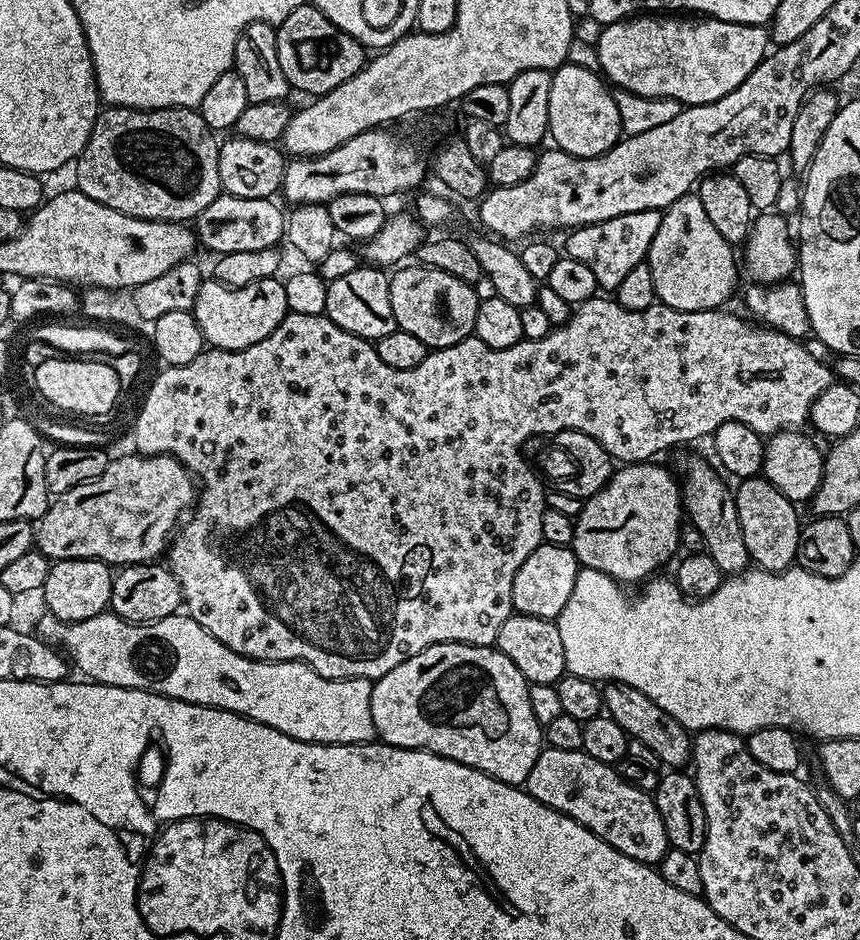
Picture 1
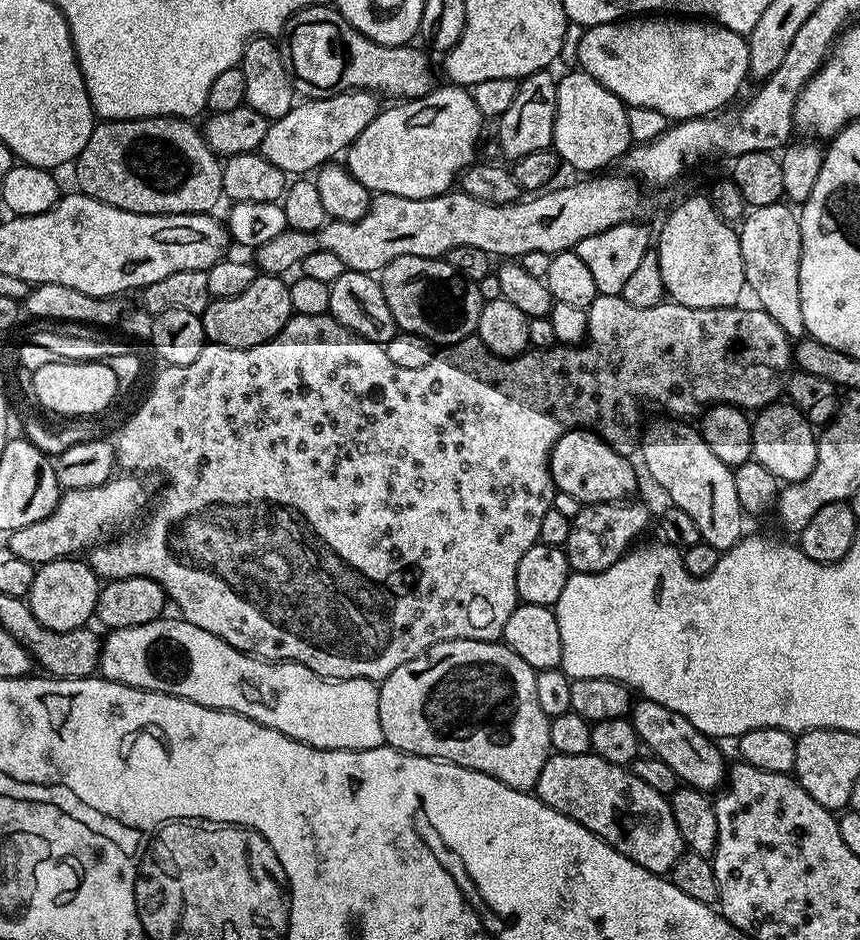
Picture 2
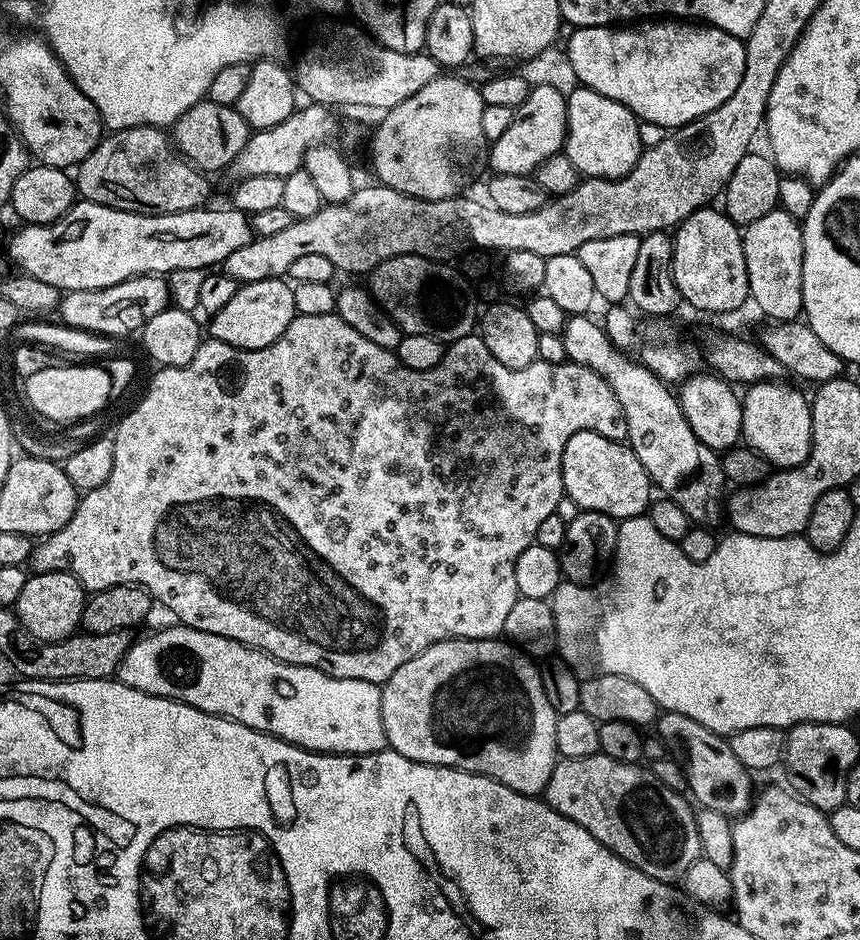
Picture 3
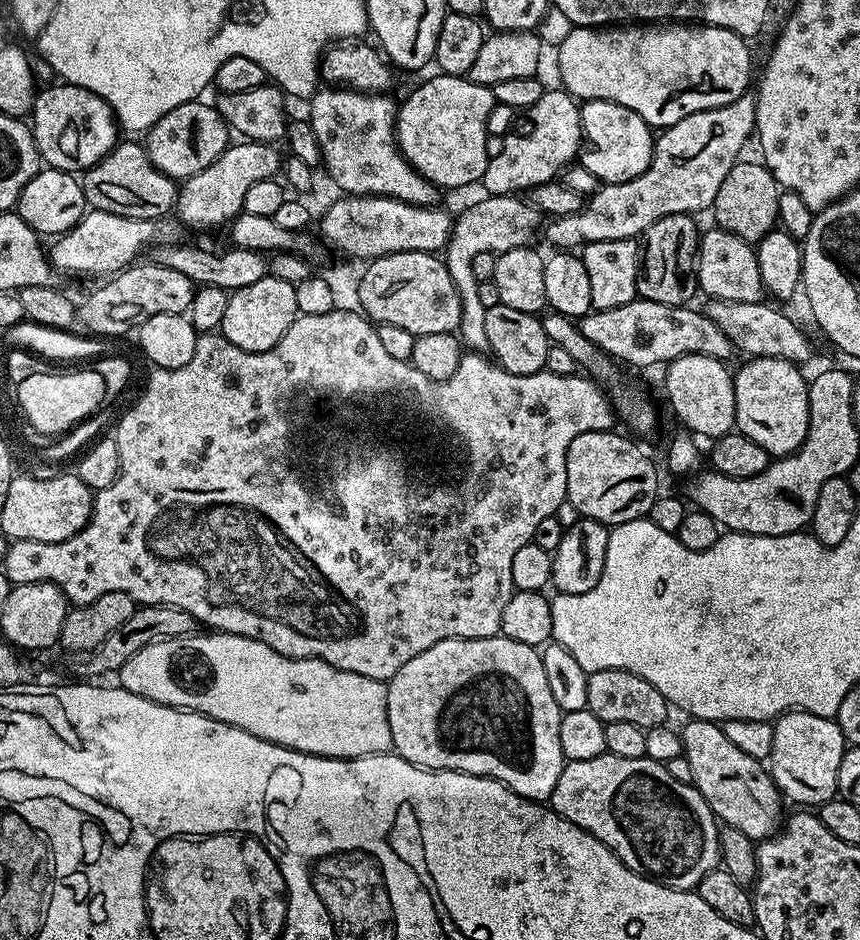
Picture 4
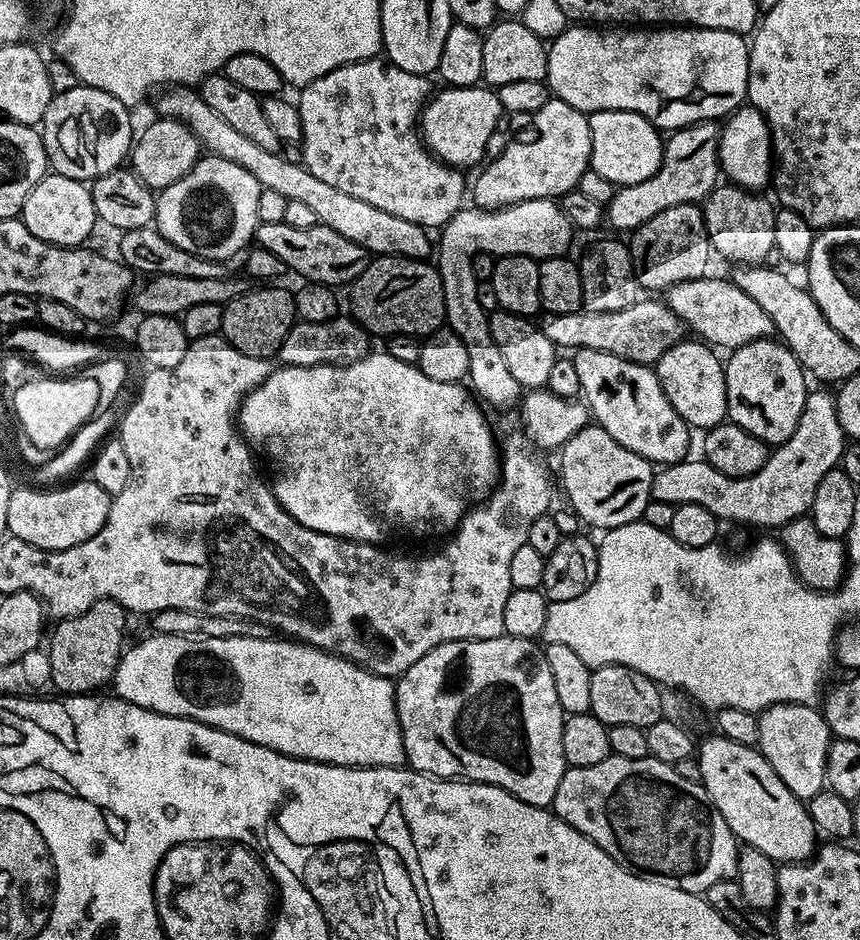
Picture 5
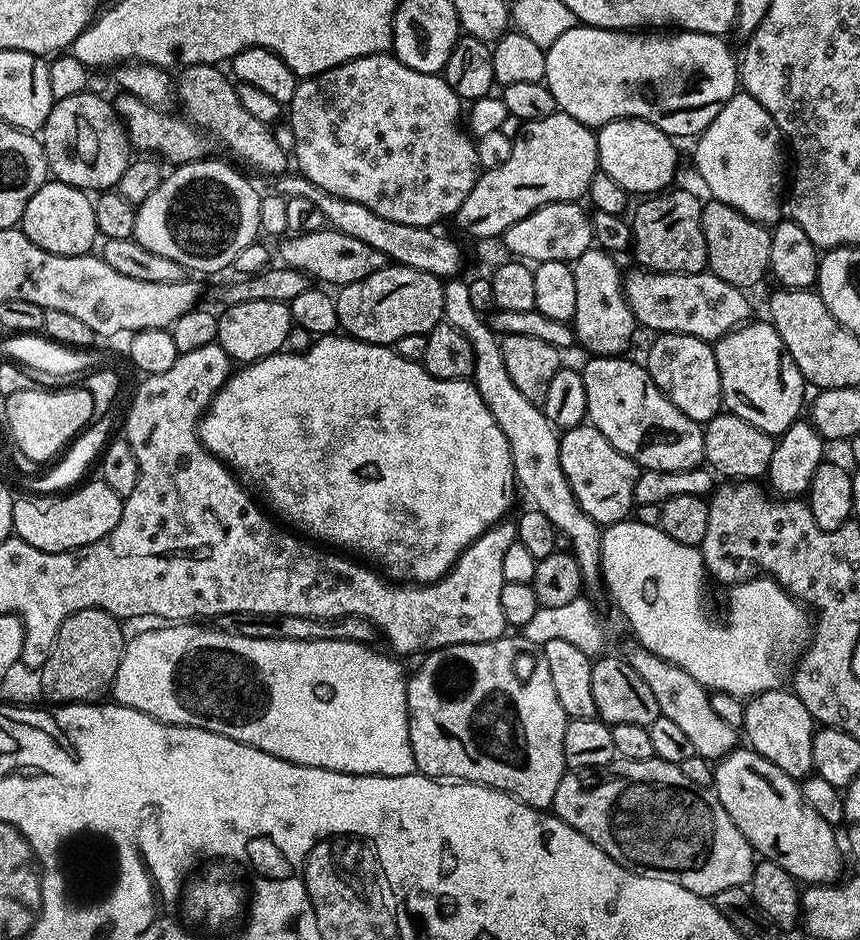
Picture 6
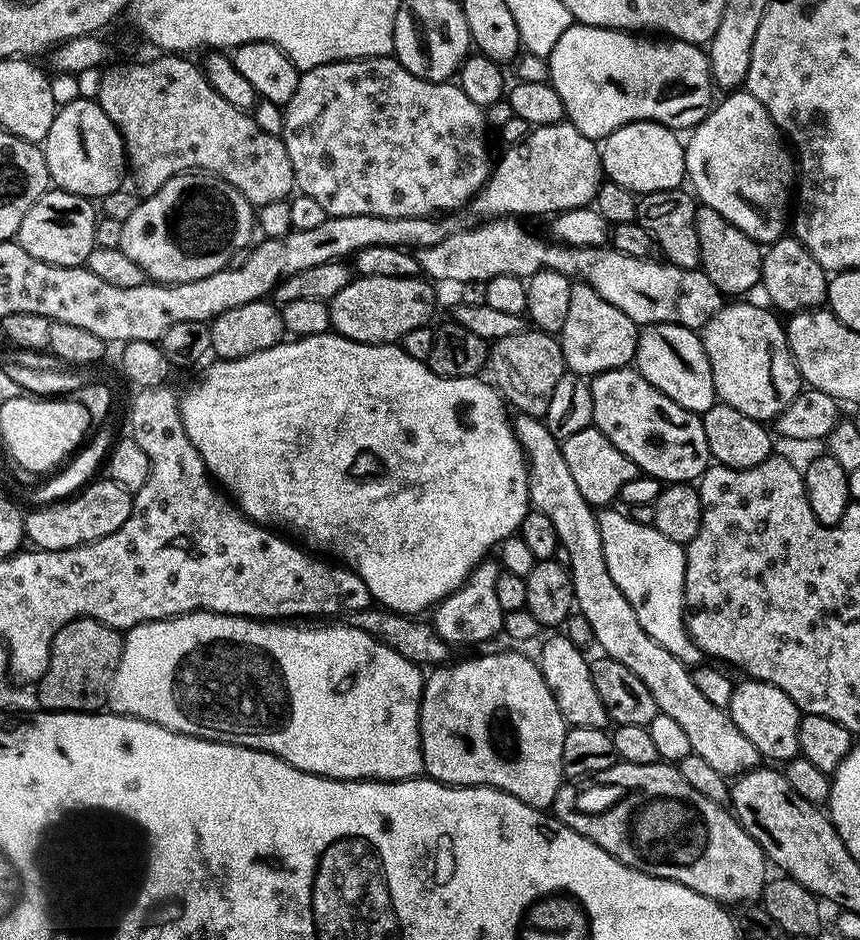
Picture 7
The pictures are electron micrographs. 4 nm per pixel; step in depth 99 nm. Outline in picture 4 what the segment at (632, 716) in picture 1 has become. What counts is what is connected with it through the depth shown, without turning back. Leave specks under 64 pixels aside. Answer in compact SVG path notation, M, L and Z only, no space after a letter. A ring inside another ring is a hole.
M693 719L687 723L685 728L679 729L680 740L684 743L683 756L686 762L690 762L690 770L694 773L692 783L702 798L706 798L717 821L729 828L742 830L742 834L746 834L753 842L768 839L782 824L782 793L772 781L771 771L761 761L750 758L750 754L732 745L719 723Z

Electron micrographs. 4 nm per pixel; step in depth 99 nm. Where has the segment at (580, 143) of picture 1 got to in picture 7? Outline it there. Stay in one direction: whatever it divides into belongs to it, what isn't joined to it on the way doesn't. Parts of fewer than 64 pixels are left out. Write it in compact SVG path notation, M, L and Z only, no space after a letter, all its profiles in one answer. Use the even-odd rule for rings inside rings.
M639 120L611 132L599 149L603 175L637 194L681 187L686 180L684 144L675 136L677 133L666 125L659 120Z

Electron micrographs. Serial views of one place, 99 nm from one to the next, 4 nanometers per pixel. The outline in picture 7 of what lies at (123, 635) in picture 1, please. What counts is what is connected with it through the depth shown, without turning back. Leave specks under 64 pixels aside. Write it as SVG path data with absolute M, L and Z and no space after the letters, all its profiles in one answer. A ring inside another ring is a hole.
M187 612L185 616L174 616L171 620L148 620L145 624L136 624L127 629L124 636L124 649L120 655L120 661L116 667L116 673L112 679L112 689L108 691L107 707L111 711L122 716L133 716L139 720L148 720L163 728L169 728L171 732L181 732L183 736L196 736L200 740L216 740L219 744L237 744L243 748L253 748L274 754L282 758L290 766L294 766L303 772L313 772L315 776L329 776L332 780L410 780L419 777L424 772L424 759L422 758L422 746L420 745L420 699L424 693L425 673L415 664L411 664L402 654L390 650L382 642L370 638L362 630L354 630L347 626L340 628L295 628L292 622L265 622L260 618L249 618L246 616L228 616L224 612Z

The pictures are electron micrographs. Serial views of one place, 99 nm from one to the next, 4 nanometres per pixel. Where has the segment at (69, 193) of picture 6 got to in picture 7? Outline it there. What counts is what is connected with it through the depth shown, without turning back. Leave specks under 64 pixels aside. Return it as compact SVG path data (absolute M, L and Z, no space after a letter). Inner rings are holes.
M49 190L30 206L22 226L14 237L17 244L34 258L54 266L78 268L88 263L88 255L96 247L96 222L98 212L92 209L93 201L87 196Z

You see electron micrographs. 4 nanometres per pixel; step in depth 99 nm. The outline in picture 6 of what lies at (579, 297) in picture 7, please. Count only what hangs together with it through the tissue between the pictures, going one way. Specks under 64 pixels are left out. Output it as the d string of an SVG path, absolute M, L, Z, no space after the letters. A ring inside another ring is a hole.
M593 246L586 250L577 260L571 261L574 274L574 294L578 298L574 306L574 318L571 320L572 331L576 333L576 344L584 347L592 356L620 356L628 348L632 335L638 332L636 316L630 310L628 301L624 298L624 281L622 271L616 265L617 257L611 252L604 251L599 246Z

